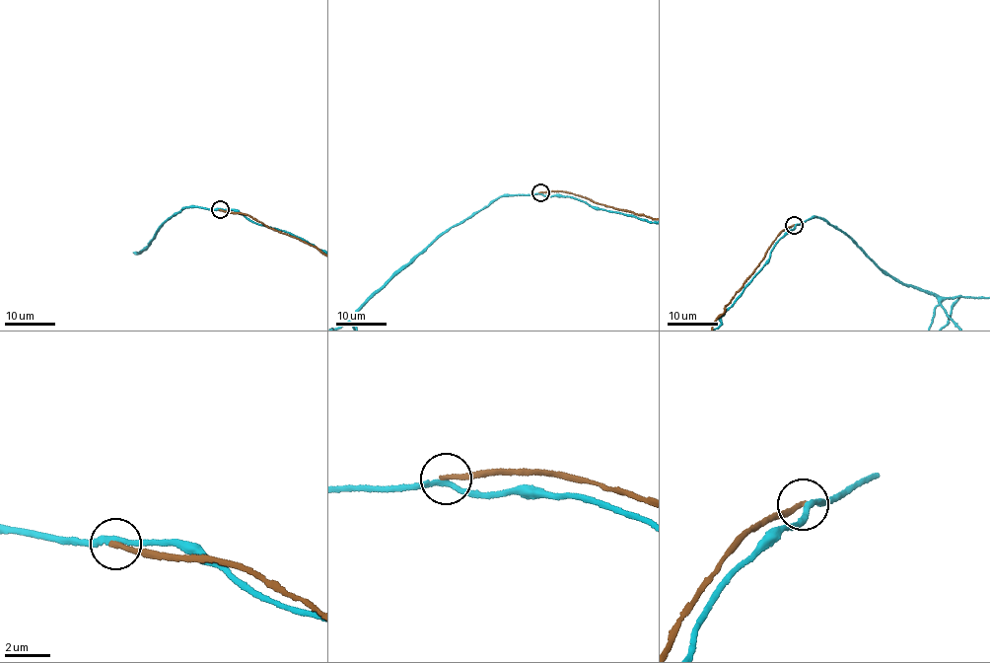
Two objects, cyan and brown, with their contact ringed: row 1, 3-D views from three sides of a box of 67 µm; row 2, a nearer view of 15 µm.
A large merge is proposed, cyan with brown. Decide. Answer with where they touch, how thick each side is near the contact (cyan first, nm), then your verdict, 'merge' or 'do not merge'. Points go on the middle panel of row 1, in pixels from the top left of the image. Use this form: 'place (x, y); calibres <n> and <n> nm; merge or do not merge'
place (540, 192); calibres 240 and 240 nm; do not merge

